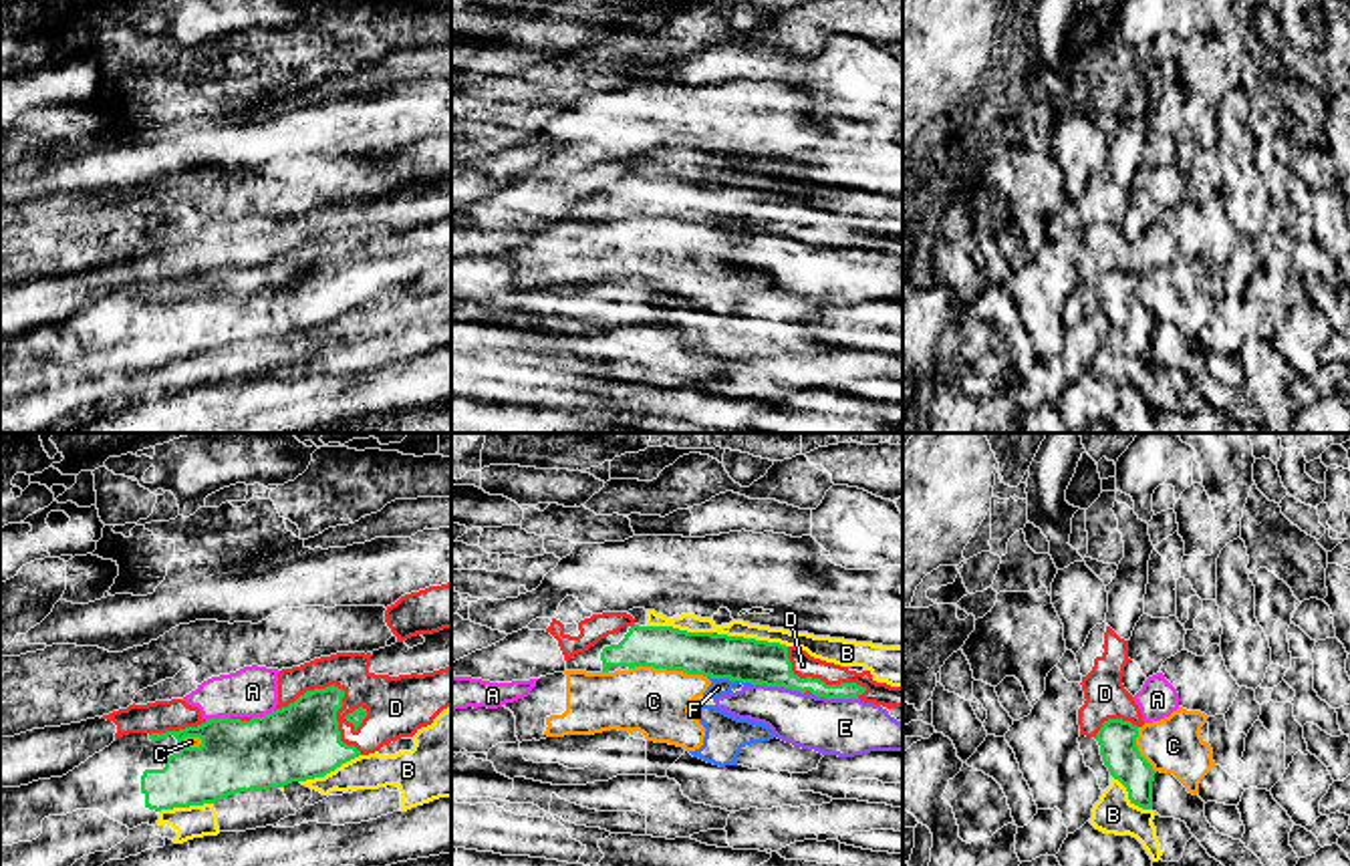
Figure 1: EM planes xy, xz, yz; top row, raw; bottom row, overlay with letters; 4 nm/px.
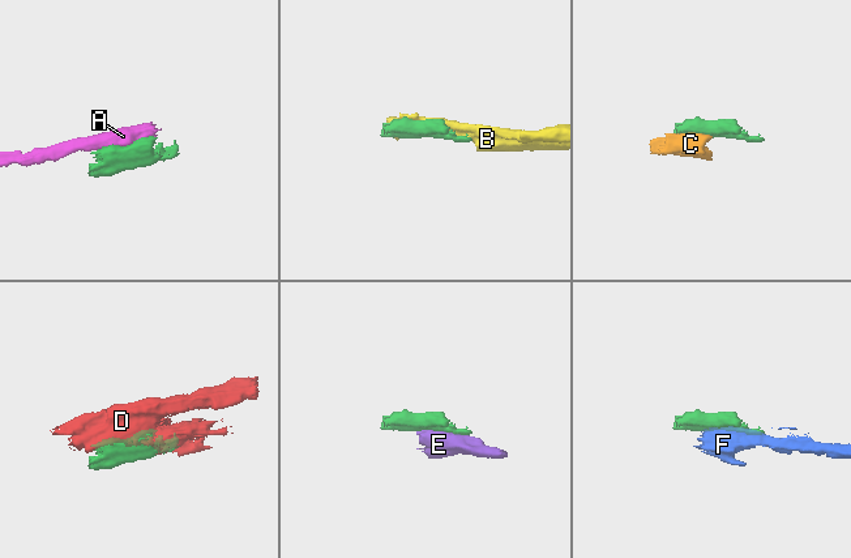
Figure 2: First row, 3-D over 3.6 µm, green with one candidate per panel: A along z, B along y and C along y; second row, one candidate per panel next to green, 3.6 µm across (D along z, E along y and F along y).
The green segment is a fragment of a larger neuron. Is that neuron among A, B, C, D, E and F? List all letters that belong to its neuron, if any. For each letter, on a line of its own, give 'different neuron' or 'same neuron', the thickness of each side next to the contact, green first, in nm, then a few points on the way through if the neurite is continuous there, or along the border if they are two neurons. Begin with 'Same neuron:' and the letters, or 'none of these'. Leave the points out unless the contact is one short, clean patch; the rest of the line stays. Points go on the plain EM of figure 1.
Same neuron: none of these
A: different neuron; 280 nm thick on the green side, 200 nm on the other
B: different neuron; 180 nm thick on the green side, 80 nm on the other
C: different neuron; 180 nm thick on the green side, 280 nm on the other; border along xz (629, 216), (682, 218), (706, 226)
D: different neuron; 300 nm thick on the green side, 240 nm on the other
E: different neuron; 180 nm thick on the green side, 220 nm on the other
F: different neuron; 180 nm thick on the green side, 70 nm on the other

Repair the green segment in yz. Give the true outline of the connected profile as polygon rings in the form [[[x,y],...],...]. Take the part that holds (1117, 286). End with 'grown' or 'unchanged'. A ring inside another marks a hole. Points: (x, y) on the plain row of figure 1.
[[[1108,268],[1096,282],[1100,304],[1110,324],[1118,328],[1130,352],[1153,358],[1155,318],[1136,296],[1138,276],[1130,270]]]; unchanged

